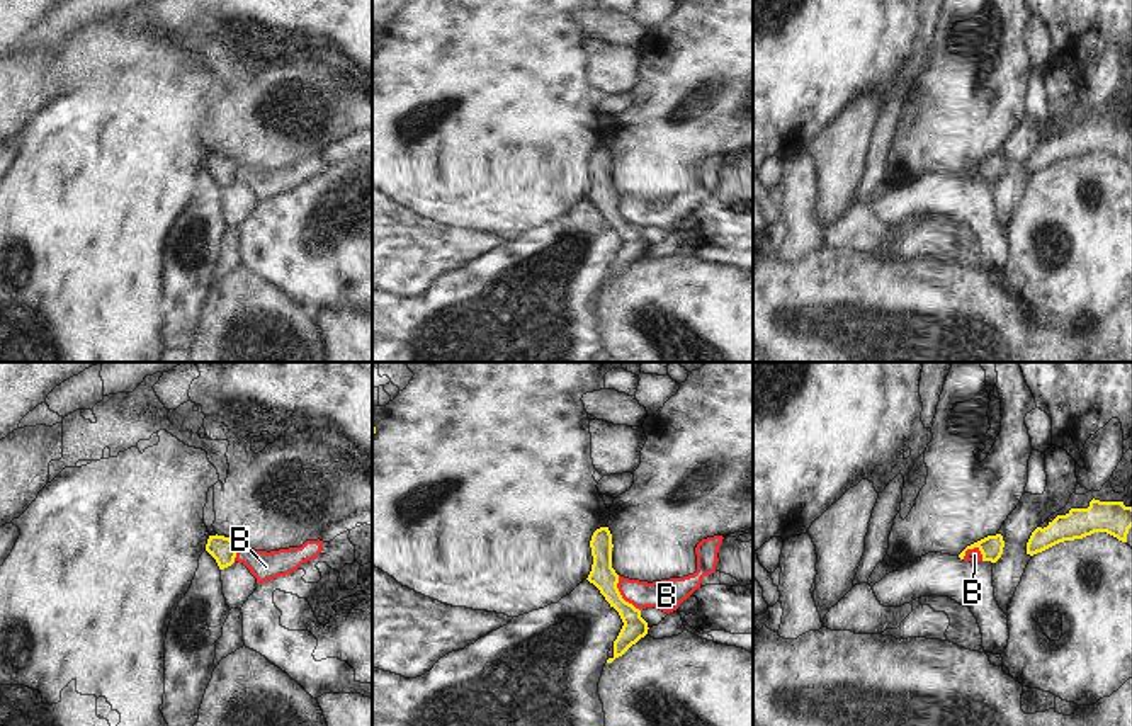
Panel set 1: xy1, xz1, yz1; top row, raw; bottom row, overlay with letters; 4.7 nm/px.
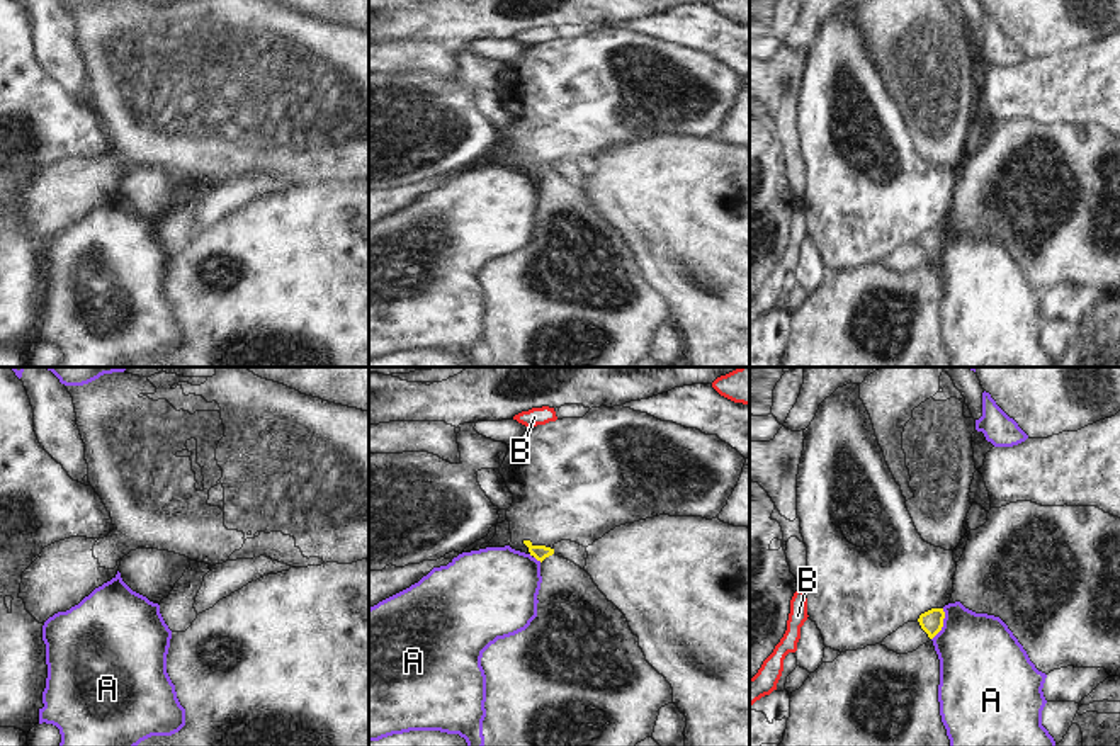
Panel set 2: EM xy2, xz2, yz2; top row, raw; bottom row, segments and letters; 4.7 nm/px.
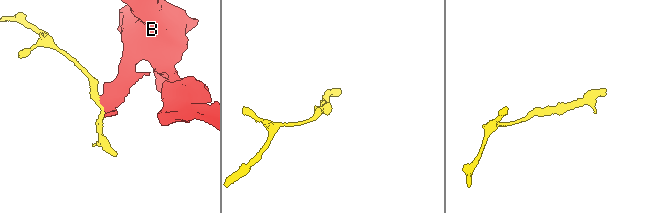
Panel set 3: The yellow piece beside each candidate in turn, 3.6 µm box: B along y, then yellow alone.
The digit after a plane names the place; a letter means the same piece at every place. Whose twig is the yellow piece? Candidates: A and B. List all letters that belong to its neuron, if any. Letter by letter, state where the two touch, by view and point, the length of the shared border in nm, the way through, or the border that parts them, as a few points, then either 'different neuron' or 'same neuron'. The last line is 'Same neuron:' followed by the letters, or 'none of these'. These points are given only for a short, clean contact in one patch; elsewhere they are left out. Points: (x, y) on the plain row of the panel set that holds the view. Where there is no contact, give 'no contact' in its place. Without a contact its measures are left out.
A: yz2 (942, 243) | 160 nm | along yz2 (944, 228), (944, 245), (932, 259) | different neuron
B: xz1 (621, 215) | 200 nm | along xz1 (617, 194), (619, 213), (639, 230) | different neuron
Same neuron: none of these

